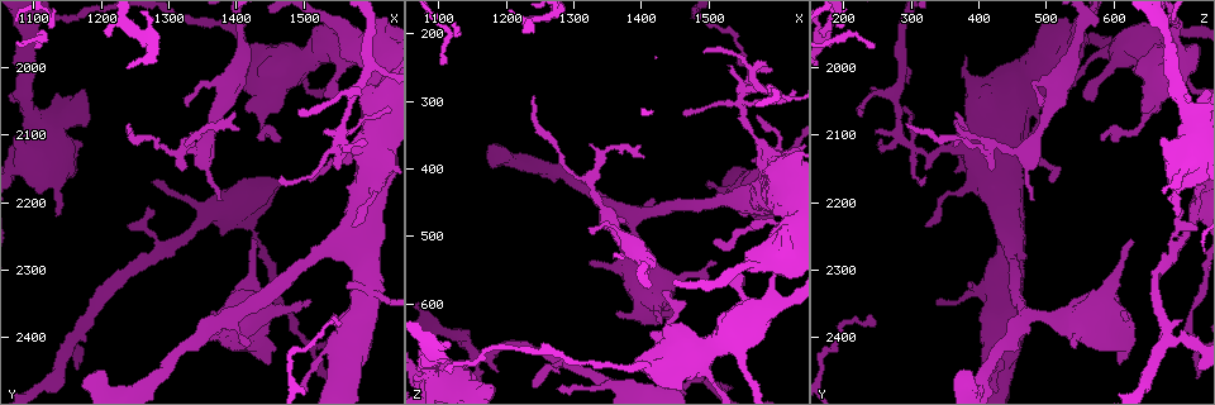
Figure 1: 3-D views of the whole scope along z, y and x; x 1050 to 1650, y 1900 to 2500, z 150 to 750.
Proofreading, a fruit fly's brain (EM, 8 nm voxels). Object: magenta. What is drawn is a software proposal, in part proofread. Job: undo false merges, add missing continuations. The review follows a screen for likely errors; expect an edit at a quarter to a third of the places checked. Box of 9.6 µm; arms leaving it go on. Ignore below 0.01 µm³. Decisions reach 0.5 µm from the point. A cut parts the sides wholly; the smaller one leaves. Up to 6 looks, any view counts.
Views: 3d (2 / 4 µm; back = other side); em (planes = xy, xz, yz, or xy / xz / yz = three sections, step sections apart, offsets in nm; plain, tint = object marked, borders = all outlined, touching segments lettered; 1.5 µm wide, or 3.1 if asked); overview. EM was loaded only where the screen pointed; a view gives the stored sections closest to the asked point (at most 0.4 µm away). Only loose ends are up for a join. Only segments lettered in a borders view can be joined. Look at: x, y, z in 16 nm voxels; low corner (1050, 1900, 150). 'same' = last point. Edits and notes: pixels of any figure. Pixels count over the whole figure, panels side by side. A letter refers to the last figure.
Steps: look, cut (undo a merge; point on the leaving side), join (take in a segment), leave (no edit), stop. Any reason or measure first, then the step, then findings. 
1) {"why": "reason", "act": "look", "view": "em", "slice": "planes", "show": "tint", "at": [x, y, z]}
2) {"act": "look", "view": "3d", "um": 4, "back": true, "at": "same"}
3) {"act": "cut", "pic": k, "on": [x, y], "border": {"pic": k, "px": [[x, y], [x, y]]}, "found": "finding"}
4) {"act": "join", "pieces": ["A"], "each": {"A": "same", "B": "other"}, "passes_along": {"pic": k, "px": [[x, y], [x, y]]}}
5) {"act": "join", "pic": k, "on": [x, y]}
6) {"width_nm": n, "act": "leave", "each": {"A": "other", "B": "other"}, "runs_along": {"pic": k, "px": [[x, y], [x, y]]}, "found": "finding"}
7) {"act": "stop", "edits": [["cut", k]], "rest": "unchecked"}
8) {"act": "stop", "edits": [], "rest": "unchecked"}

{"why": "tapers out", "act": "look", "view": "3d", "um": 4, "at": [1530, 2090, 245]}

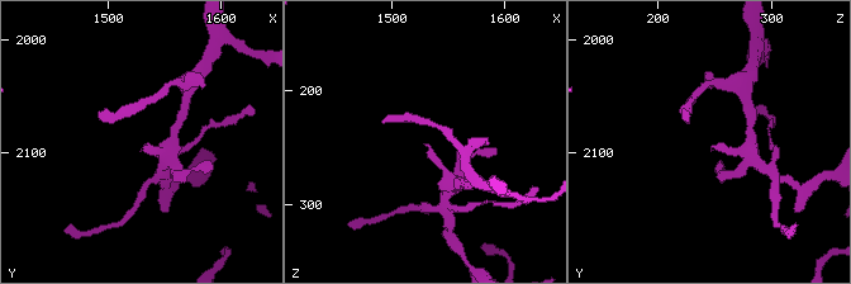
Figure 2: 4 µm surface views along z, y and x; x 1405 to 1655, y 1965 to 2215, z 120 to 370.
{"act": "look", "view": "em", "slice": "xz", "step": 4, "show": "borders", "at": [1532, 2094, 248]}

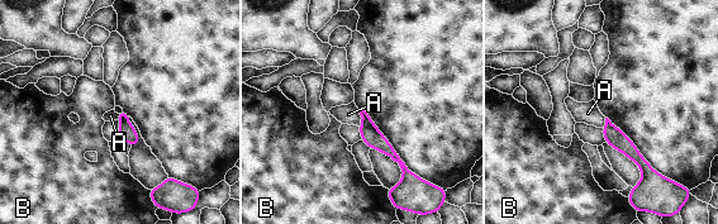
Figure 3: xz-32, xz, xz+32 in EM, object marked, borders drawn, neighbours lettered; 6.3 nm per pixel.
{"act": "look", "view": "em", "slice": "planes", "show": "borders", "at": "same"}

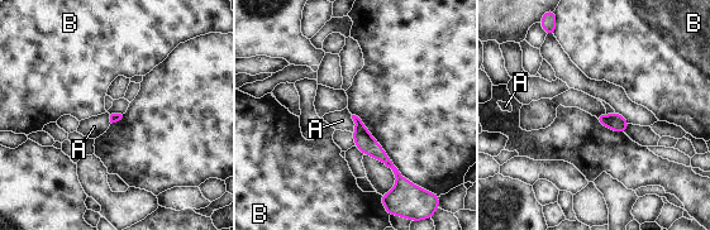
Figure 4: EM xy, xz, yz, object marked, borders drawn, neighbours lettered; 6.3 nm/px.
{"act": "leave", "each": {"A": "other", "B": "other"}, "found": "none of them fits"}

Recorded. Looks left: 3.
{"why": "branch stops here", "act": "look", "view": "em", "slice": "planes", "show": "borders", "at": [1560, 2325, 385]}

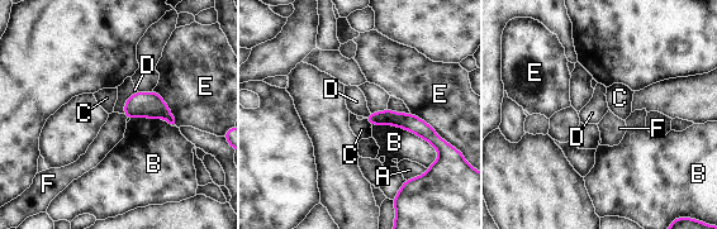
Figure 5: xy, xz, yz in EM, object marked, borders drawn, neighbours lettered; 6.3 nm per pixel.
{"act": "leave", "each": {"A": "other", "B": "other", "C": "other", "D": "other", "E": "other", "F": "other"}, "found": "none of them fits"}

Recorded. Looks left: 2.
{"why": "branch stops here", "act": "look", "view": "3d", "um": 4, "at": [1510, 2350, 540]}

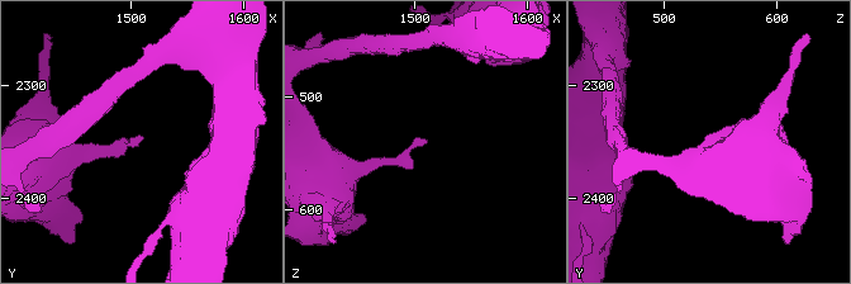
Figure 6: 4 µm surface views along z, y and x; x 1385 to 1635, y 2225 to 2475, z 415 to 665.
{"why": "need the tissue", "act": "look", "view": "em", "slice": "planes", "show": "borders", "at": [1510, 2346, 538]}

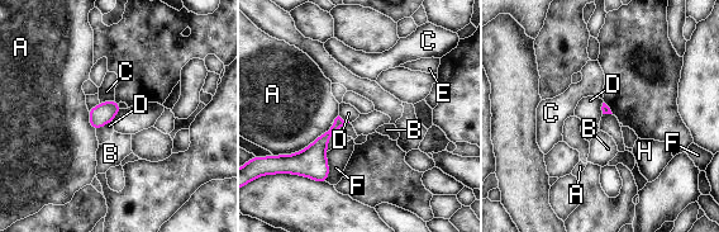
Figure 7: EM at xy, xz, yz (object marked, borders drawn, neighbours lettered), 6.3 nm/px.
{"act": "leave", "each": {"A": "other", "B": "other", "C": "other", "D": "other", "E": "other", "F": "other", "H": "other"}, "border": {"pic": 7, "px": [[112, 119], [95, 131]]}, "found": "no lettered segment goes on from it"}

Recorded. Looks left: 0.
{"act": "stop", "edits": [], "rest": "unchecked"}

